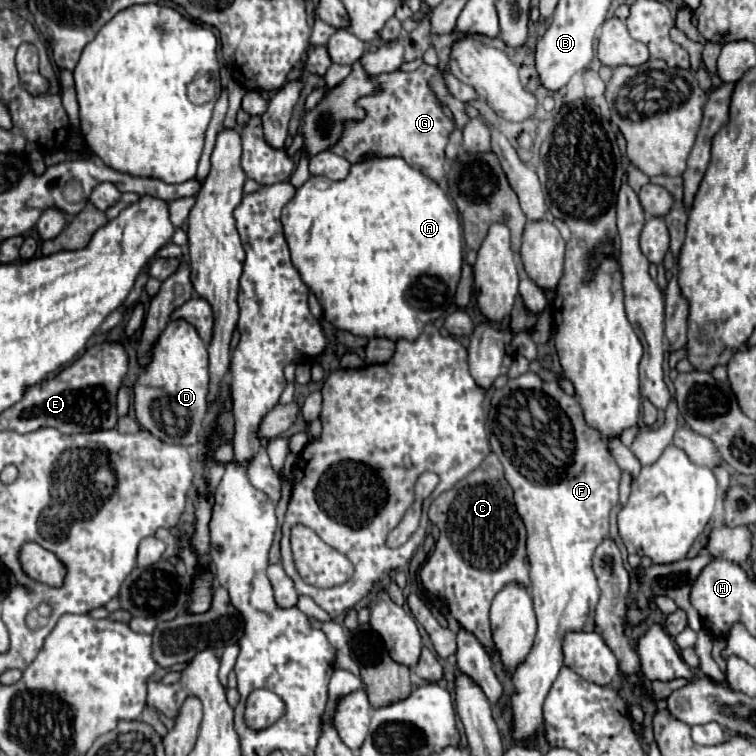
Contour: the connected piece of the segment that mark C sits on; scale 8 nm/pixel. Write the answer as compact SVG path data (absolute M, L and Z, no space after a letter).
M489 454L489 456L485 458L485 462L477 468L477 472L471 472L465 480L457 482L451 490L447 490L447 492L443 492L439 498L435 498L433 504L431 504L431 508L429 508L429 520L439 528L439 540L437 540L435 552L433 552L433 554L429 556L429 560L421 566L421 582L423 582L423 586L425 586L427 592L443 598L443 600L449 604L449 610L451 610L451 614L457 618L457 622L459 622L465 630L473 632L473 634L477 636L477 640L491 652L491 650L493 650L493 642L491 642L491 628L489 628L489 606L491 606L495 594L497 594L499 590L503 590L507 584L521 584L523 588L527 588L527 586L529 586L529 568L531 568L531 566L529 566L529 560L527 560L527 556L525 556L525 526L523 526L521 518L519 518L517 512L515 512L513 490L511 490L511 486L507 484L507 480L505 480L505 476L503 476L503 466L501 466L499 458L497 458L495 454Z

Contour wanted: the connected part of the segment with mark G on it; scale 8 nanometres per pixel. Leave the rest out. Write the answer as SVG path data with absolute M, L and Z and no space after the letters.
M421 64L413 72L389 72L379 76L369 76L369 80L379 88L371 96L363 96L357 100L357 106L365 110L363 120L347 120L343 126L341 138L331 146L337 156L347 158L351 164L361 160L367 152L377 156L399 156L413 168L421 170L435 182L441 182L445 172L445 146L449 134L453 132L453 120L443 112L443 102L435 96L429 82L433 76L443 74L443 82L451 96L463 102L479 100L479 94L473 86L457 80L445 66L429 66Z

